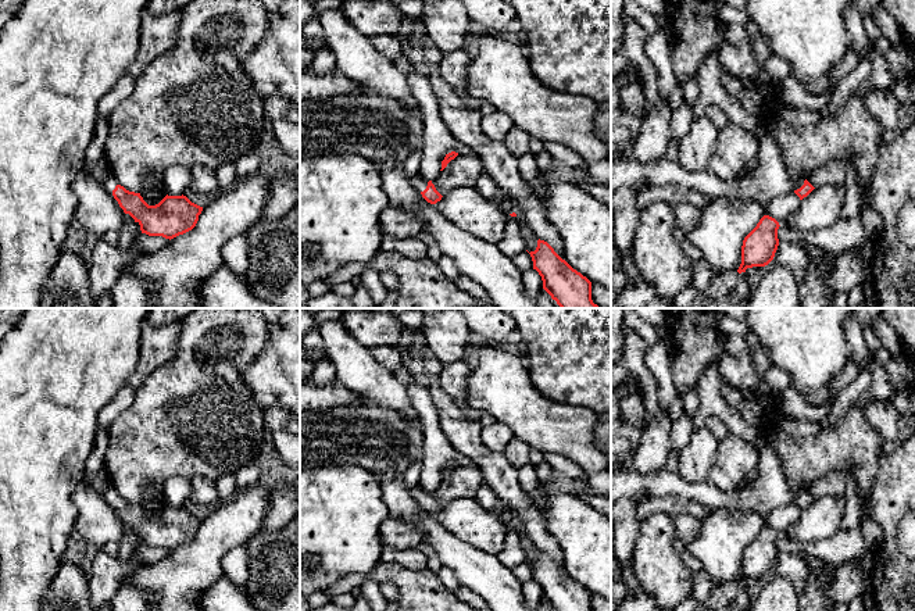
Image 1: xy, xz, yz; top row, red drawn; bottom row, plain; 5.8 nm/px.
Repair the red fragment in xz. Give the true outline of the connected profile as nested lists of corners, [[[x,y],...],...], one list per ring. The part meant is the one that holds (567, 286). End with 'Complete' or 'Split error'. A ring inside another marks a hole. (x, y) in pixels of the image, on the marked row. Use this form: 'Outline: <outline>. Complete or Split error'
Outline: [[[544,240],[529,253],[543,289],[561,308],[600,308],[591,300],[591,282],[562,260]]]. Complete

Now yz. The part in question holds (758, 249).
Outline: [[[769,215],[759,219],[743,240],[739,274],[746,272],[747,268],[765,267],[773,260],[779,246],[779,226],[779,222]]]. Complete

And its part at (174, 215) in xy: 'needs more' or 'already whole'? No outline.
needs more

